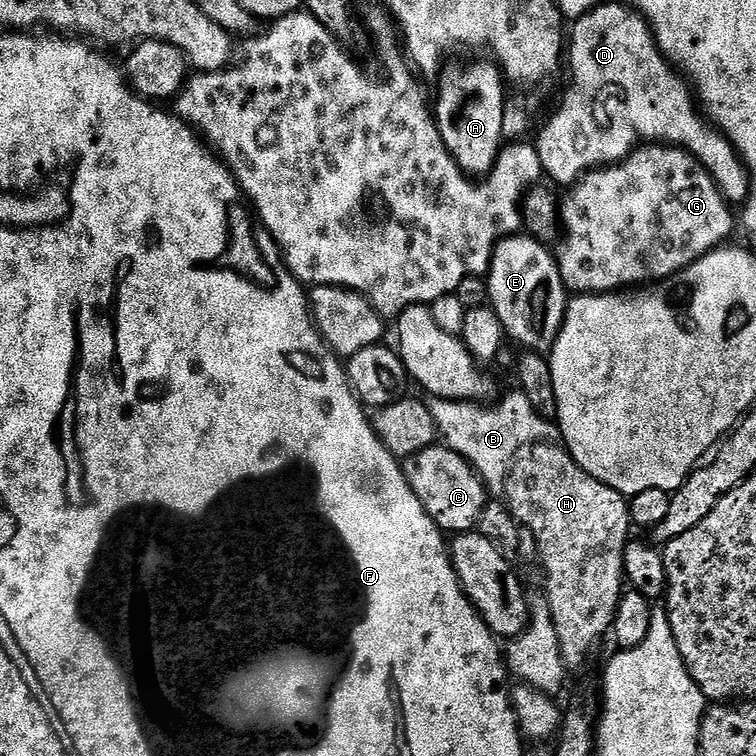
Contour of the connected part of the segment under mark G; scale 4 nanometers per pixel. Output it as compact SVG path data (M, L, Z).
M645 143L634 149L624 160L618 164L610 164L606 168L597 168L594 172L586 172L575 184L567 189L562 196L560 205L560 223L562 225L562 239L555 249L556 265L560 268L564 287L572 294L607 294L617 290L628 290L633 286L644 286L649 282L667 280L669 276L675 276L684 268L688 268L695 260L700 260L707 252L715 252L732 236L732 227L737 227L738 220L732 217L733 205L725 200L720 193L720 187L714 182L712 175L708 173L694 157L684 148L677 148L670 144Z

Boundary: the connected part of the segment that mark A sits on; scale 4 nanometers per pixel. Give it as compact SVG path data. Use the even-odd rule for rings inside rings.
M491 59L473 60L476 60L473 64L449 63L441 71L438 77L440 93L436 96L436 104L434 102L434 117L442 140L446 144L446 150L464 171L464 175L469 178L483 178L491 174L506 140L504 137L506 77Z

